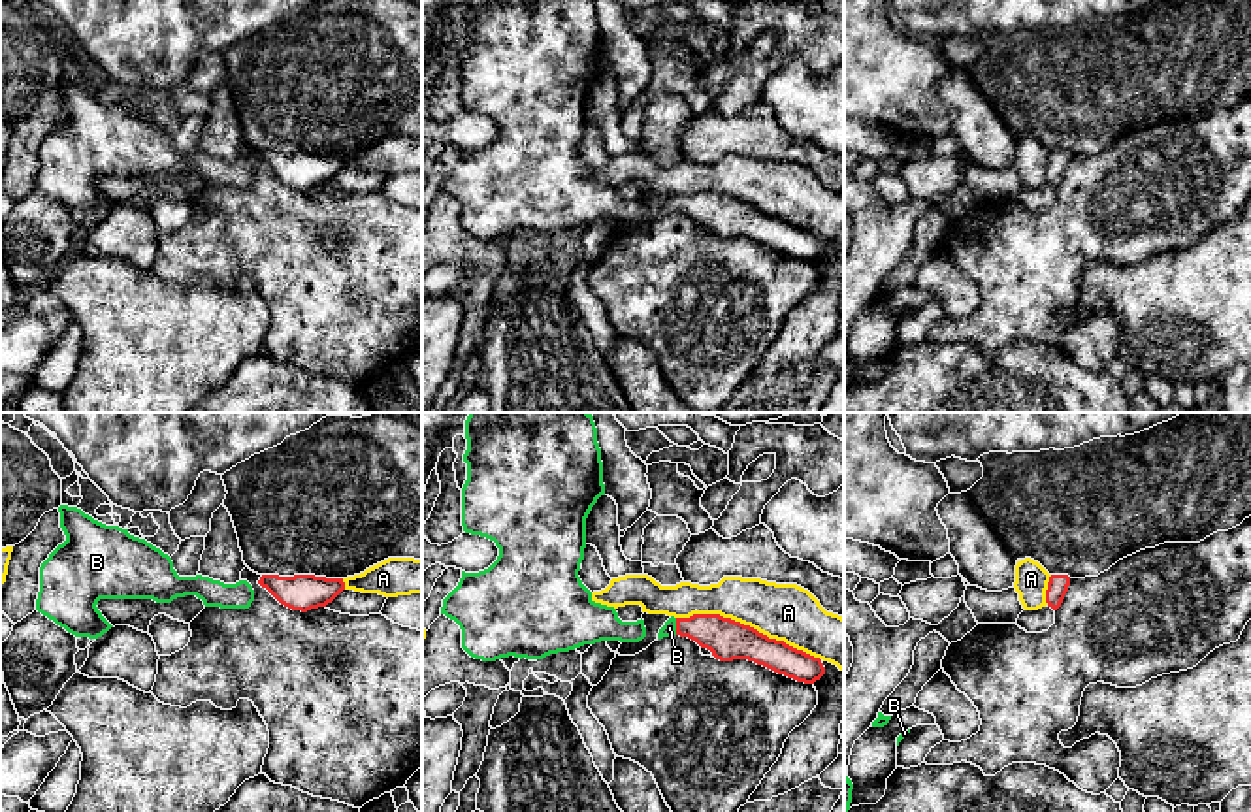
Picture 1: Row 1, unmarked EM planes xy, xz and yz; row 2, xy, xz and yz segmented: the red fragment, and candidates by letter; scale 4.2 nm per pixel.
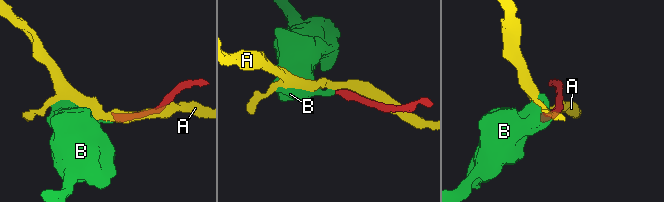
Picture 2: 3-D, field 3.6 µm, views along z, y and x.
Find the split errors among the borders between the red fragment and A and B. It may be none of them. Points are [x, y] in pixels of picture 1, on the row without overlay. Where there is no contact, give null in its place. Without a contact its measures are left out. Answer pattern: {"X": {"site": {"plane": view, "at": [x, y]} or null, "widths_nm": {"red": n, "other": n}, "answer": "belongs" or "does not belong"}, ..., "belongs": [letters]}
{"A": {"site": {"plane": "xz", "at": [748, 204]}, "widths_nm": {"red": 170, "other": 240}, "answer": "does not belong"}, "B": {"site": {"plane": "xz", "at": [677, 204]}, "widths_nm": {"red": 170, "other": 60}, "answer": "belongs"}, "belongs": ["B"]}

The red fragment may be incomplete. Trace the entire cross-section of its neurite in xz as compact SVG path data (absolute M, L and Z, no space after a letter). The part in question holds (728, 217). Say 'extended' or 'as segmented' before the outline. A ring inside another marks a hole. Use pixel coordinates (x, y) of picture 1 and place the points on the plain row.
extended; M720 192L671 194L658 217L671 213L695 219L720 239L748 237L797 260L814 262L825 252L820 235Z

